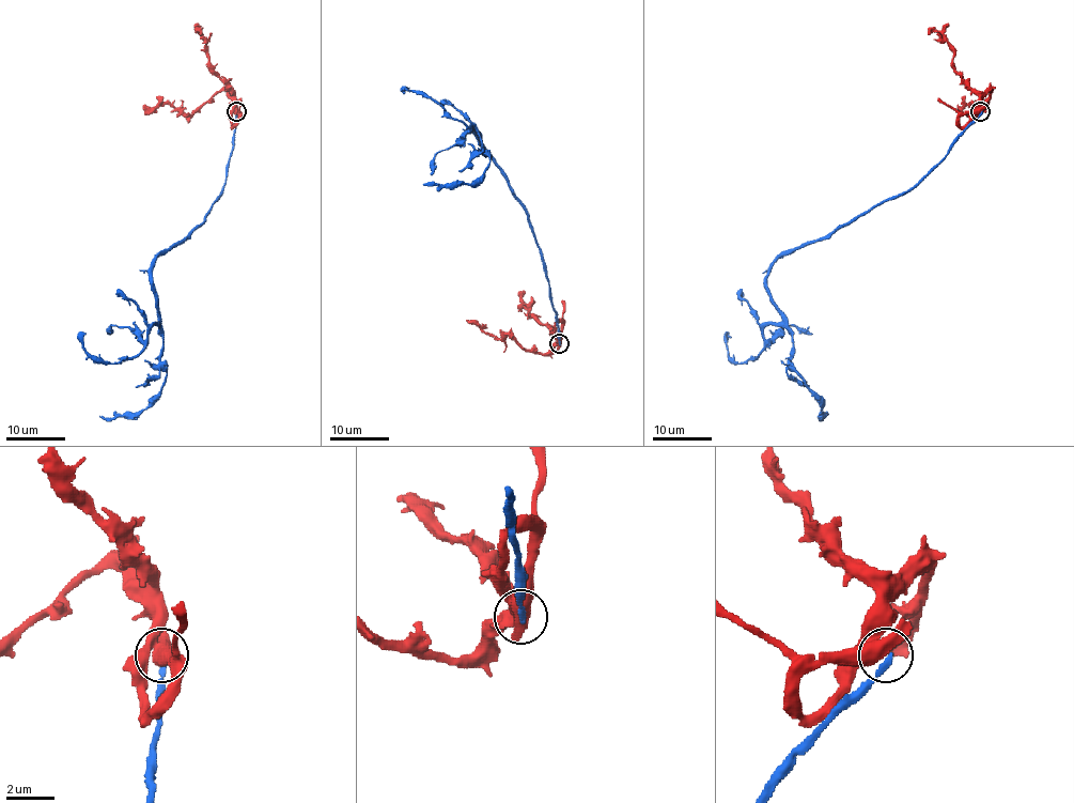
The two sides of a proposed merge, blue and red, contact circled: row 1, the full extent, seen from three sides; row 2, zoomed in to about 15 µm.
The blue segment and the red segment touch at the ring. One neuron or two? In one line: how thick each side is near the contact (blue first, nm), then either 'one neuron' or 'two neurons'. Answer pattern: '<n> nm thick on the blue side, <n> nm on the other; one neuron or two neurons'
220 nm thick on the blue side, 500 nm on the other; two neurons

